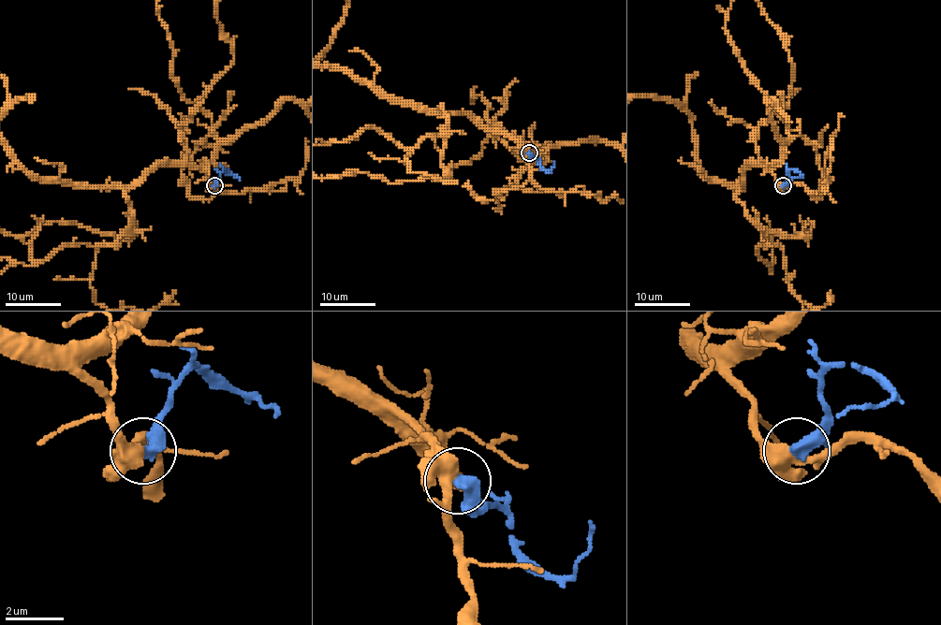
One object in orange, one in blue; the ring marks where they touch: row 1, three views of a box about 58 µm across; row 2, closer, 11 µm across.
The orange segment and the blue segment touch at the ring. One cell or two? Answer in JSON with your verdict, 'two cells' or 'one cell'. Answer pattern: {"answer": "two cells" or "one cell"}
{"answer": "two cells"}

